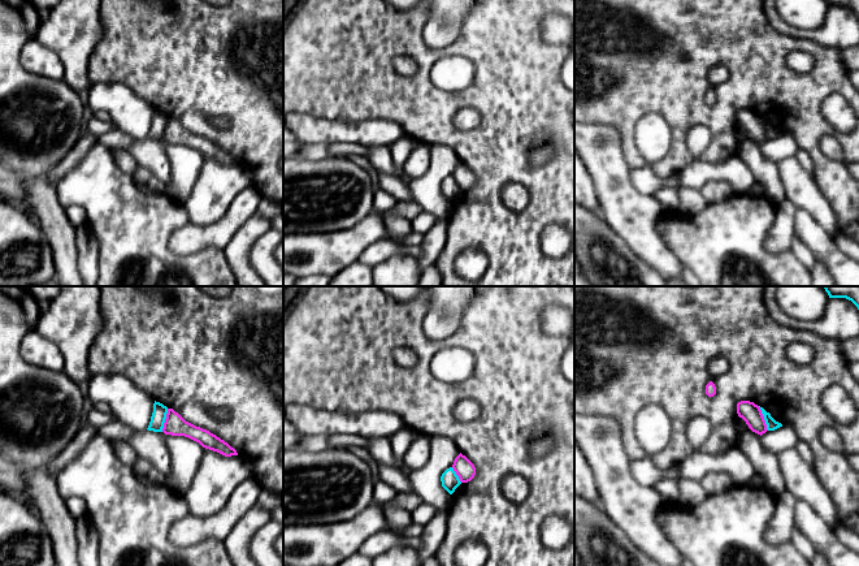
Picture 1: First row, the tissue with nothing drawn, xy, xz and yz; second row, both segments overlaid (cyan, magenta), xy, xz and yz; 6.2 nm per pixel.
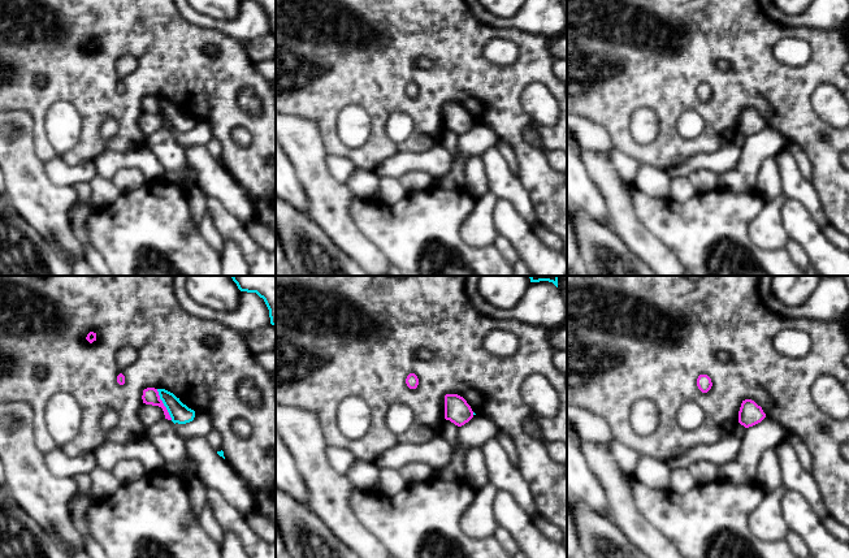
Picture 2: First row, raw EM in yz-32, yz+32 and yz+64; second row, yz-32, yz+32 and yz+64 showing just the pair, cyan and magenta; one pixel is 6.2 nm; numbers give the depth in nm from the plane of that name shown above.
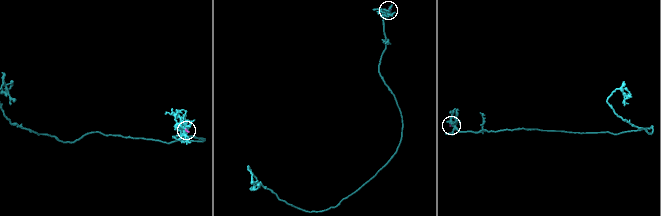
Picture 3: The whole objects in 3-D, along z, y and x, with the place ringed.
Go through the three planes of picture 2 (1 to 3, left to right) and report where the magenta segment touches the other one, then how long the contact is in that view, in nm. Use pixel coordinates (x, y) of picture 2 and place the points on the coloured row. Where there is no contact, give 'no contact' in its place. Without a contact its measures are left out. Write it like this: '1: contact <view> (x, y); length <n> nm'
1: contact yz-32 (164, 405); length 220 nm
2: no contact
3: no contact

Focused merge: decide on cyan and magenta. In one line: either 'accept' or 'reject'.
reject

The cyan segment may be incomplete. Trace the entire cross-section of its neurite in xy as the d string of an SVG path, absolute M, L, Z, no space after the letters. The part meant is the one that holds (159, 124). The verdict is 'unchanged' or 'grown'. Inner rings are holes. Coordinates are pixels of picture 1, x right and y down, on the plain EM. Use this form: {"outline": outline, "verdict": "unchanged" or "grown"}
{"outline": "M155 109L153 121L147 138L153 141L162 141L166 122L168 122L168 116Z", "verdict": "unchanged"}

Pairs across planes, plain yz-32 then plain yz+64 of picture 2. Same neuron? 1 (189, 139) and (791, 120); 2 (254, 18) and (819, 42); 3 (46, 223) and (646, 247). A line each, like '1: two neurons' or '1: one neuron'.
1: two neurons
2: two neurons
3: one neuron

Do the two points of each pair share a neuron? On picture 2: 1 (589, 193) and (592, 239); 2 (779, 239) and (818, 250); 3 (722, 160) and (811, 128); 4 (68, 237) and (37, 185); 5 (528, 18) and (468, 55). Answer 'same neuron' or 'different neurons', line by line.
1: same neuron
2: different neurons
3: different neurons
4: same neuron
5: different neurons

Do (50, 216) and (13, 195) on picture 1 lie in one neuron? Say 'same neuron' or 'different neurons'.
same neuron

